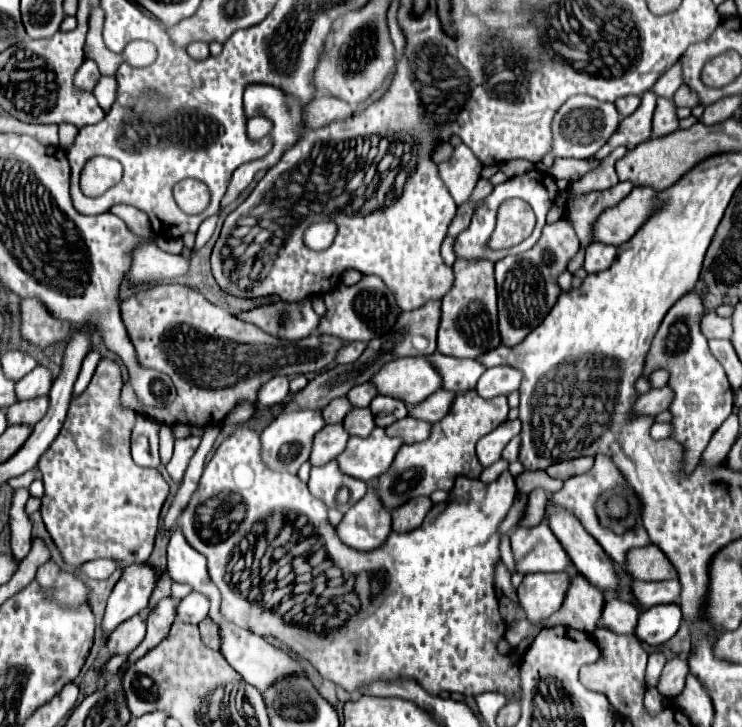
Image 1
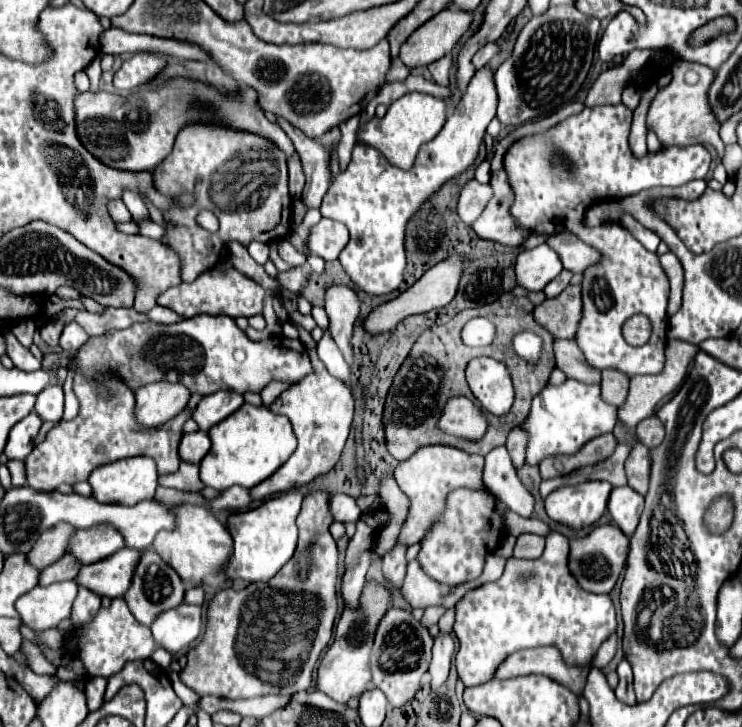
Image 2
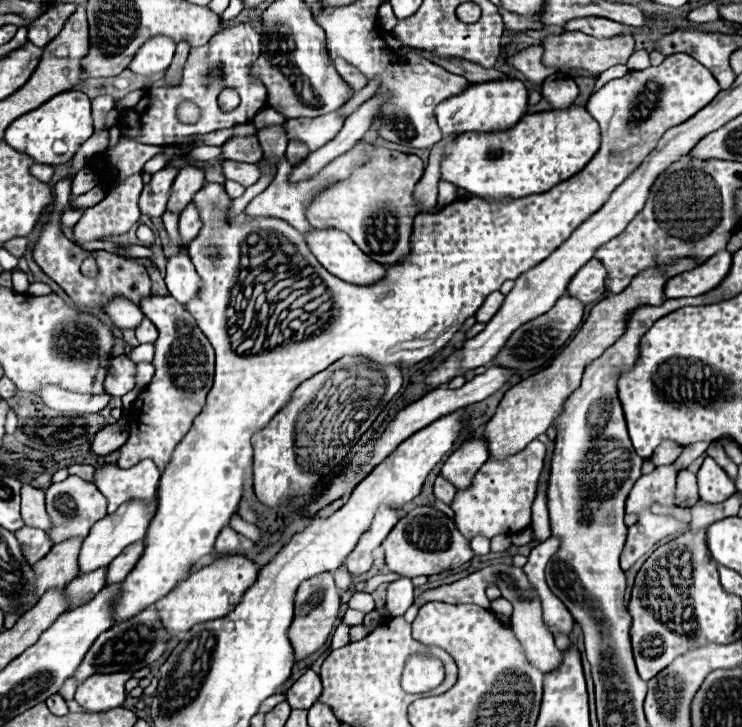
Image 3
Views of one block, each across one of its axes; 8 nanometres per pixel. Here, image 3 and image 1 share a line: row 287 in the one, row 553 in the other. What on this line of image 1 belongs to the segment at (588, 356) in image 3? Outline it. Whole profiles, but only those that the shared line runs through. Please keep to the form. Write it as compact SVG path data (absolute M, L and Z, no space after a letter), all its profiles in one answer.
M654 544L634 548L628 552L628 572L632 574L634 580L650 580L650 582L678 578L672 562Z

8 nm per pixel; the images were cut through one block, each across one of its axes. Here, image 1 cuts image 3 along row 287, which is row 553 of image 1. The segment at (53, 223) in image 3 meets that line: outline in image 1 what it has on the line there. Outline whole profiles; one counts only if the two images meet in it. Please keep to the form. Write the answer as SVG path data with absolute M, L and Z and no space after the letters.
M106 358L100 360L92 382L78 400L72 400L68 418L60 434L38 462L46 488L40 514L50 538L60 550L64 562L70 566L82 566L88 560L108 558L118 562L120 570L124 570L130 564L146 564L154 548L158 516L168 496L168 484L158 470L140 468L138 464L134 464L130 456L130 432L134 426L134 412L126 410L120 404L120 390L122 374L118 364Z

